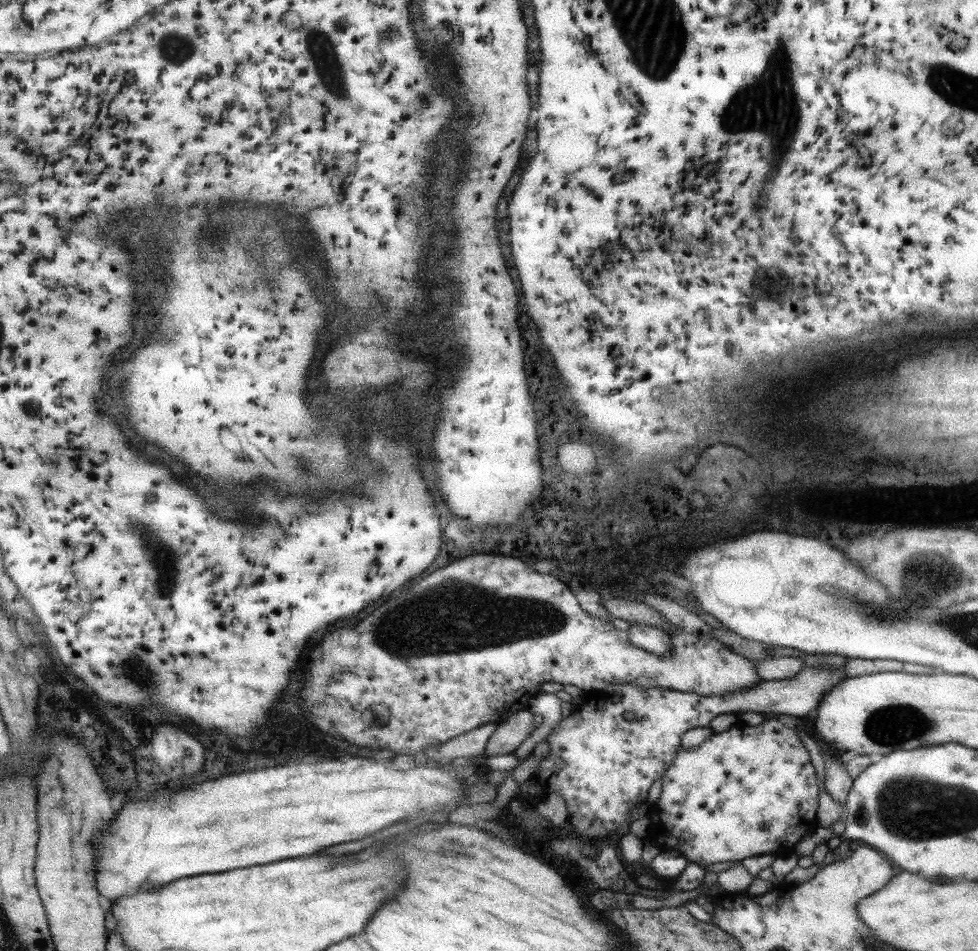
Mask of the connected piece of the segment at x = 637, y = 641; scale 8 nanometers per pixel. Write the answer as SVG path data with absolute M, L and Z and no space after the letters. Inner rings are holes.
M630 622L628 636L634 646L643 648L651 654L657 656L671 656L673 654L674 645L672 645L670 634L656 628L656 626Z

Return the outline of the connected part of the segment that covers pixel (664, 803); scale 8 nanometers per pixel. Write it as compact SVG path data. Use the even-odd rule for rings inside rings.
M767 715L762 724L757 726L744 725L738 723L730 730L723 733L714 733L708 736L702 744L686 749L678 747L676 757L666 769L662 776L662 792L660 799L654 807L647 807L645 812L651 820L651 828L648 836L658 845L662 851L676 850L680 852L689 863L715 864L716 862L733 862L737 864L746 858L757 857L759 855L790 856L798 842L810 834L817 826L817 810L819 807L819 781L816 771L810 761L810 754L802 743L798 732L799 729L809 728L807 720L788 715Z

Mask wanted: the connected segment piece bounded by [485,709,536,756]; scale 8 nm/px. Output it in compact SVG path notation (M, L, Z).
M528 709L514 713L498 725L486 744L485 753L490 756L514 753L515 750L534 732L534 713Z

